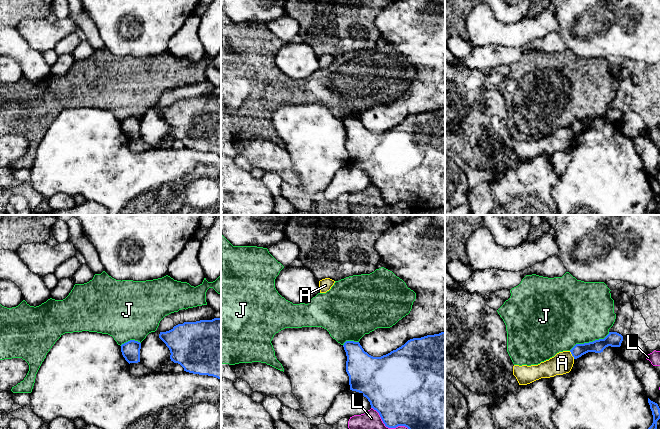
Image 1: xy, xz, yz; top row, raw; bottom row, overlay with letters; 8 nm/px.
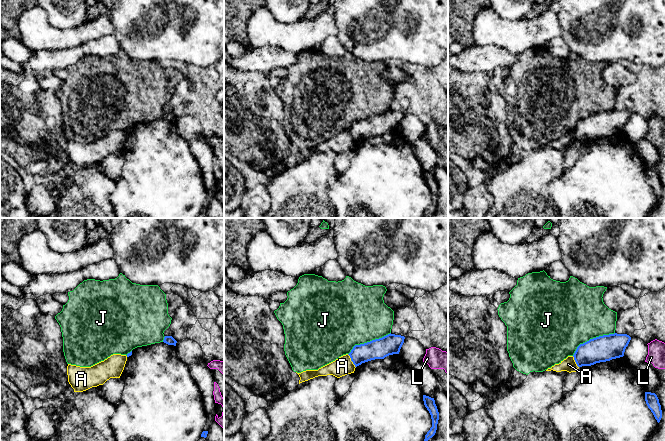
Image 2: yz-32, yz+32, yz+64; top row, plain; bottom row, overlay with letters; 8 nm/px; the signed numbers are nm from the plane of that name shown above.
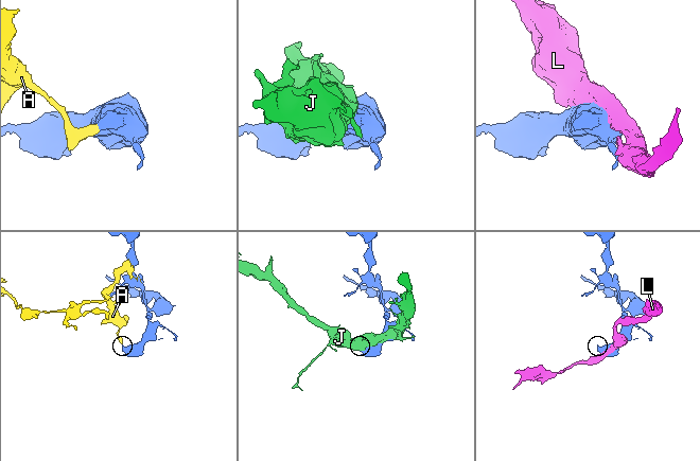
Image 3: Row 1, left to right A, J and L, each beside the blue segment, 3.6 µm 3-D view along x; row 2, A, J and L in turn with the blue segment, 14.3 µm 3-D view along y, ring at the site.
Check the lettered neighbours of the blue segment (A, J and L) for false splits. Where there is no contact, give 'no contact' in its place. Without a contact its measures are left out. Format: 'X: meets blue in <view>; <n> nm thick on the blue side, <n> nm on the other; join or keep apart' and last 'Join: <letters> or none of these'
A: meets blue in yz; 110 nm thick on the blue side, 170 nm on the other; keep apart
J: meets blue in yz; 120 nm thick on the blue side, 500 nm on the other; keep apart
L: meets blue in xz; 440 nm thick on the blue side, 320 nm on the other; keep apart
Join: none of these

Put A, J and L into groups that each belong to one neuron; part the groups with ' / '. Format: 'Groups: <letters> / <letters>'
Groups: A / J / L

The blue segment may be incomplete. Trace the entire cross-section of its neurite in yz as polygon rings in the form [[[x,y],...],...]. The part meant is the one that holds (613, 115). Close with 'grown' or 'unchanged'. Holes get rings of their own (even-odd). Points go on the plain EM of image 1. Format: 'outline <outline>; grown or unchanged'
outline [[[609,108],[604,115],[595,116],[593,118],[576,120],[571,126],[574,135],[581,133],[588,128],[601,129],[608,123],[620,123],[623,117],[623,112],[617,108]]]; unchanged

